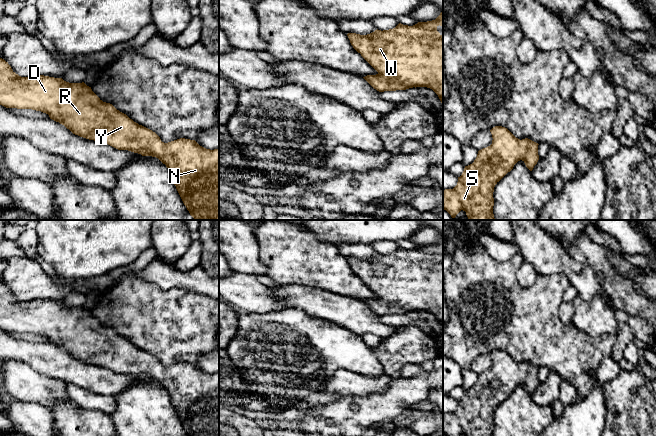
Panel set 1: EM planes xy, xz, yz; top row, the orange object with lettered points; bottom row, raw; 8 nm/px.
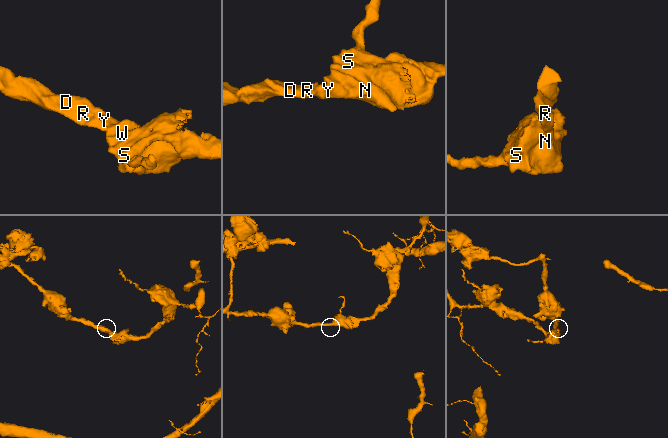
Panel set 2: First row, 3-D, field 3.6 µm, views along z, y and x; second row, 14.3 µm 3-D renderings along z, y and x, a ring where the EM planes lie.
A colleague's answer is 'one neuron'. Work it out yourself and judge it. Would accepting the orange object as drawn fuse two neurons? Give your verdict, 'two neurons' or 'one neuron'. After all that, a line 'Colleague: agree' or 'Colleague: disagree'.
one neuron
Colleague: agree

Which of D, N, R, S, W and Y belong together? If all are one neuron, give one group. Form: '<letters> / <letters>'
D N R S W Y

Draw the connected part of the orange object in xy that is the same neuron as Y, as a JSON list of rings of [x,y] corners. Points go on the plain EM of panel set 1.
[[[0,282],[0,329],[41,335],[80,361],[118,374],[156,381],[168,392],[189,436],[219,436],[219,372],[206,373],[195,364],[185,362],[164,367],[155,356],[134,346],[112,328],[103,326],[84,306],[69,307],[62,302],[44,299],[21,301]]]

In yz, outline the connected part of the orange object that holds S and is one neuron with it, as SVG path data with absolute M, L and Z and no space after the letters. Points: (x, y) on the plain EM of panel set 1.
M507 352L490 354L492 368L478 375L474 386L465 390L453 413L443 414L447 436L493 436L495 409L522 384L532 395L539 384L538 367L516 362Z

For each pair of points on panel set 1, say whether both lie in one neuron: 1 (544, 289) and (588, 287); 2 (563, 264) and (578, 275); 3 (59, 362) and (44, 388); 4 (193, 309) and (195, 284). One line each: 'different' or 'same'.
1: different
2: same
3: different
4: different

